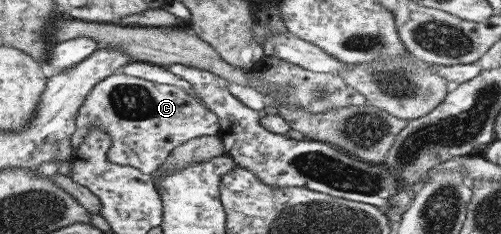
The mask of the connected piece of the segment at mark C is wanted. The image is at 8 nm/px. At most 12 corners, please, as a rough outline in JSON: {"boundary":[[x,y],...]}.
{"boundary":[[118,72],[79,106],[110,162],[152,176],[178,146],[217,135],[216,114],[177,86]]}

